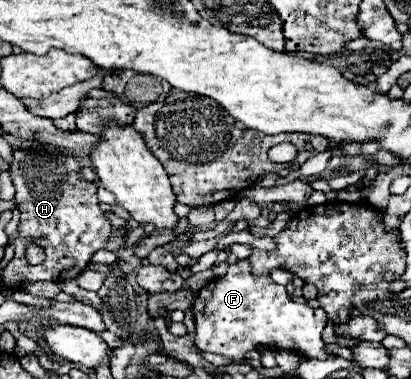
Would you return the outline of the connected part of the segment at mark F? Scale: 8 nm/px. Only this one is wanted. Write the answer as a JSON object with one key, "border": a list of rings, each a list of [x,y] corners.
{"border":[[[238,260],[230,264],[230,270],[222,278],[210,280],[196,296],[194,306],[192,306],[194,322],[196,322],[196,346],[202,352],[212,352],[212,354],[222,354],[232,360],[244,360],[244,354],[248,350],[268,346],[268,348],[284,348],[284,350],[294,350],[298,354],[304,354],[308,358],[330,358],[324,350],[324,340],[322,340],[322,330],[326,326],[326,312],[322,308],[310,308],[308,304],[300,304],[290,300],[288,292],[284,286],[276,284],[270,276],[254,276],[250,260]]]}

